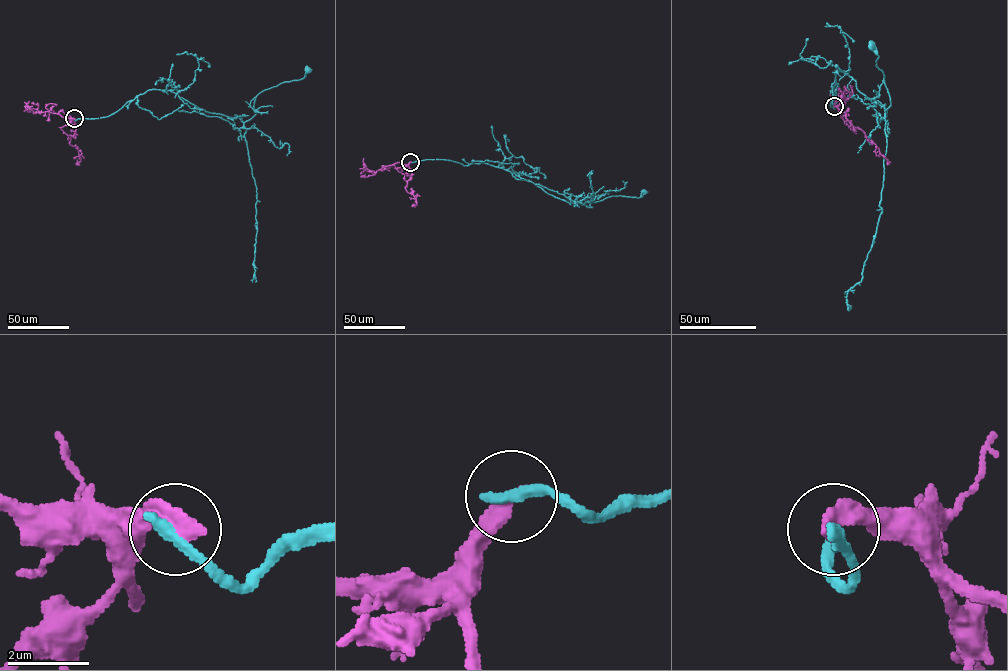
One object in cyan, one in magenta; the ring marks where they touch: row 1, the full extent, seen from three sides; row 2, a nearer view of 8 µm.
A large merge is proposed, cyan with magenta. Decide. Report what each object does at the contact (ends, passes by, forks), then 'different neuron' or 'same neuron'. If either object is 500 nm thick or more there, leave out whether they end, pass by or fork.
cyan ends | magenta ends | different neuron

